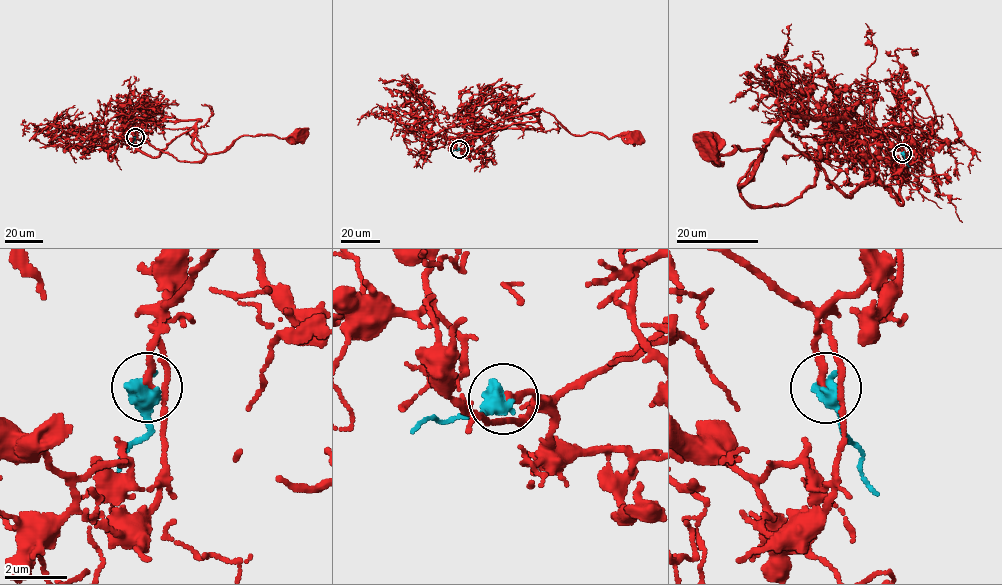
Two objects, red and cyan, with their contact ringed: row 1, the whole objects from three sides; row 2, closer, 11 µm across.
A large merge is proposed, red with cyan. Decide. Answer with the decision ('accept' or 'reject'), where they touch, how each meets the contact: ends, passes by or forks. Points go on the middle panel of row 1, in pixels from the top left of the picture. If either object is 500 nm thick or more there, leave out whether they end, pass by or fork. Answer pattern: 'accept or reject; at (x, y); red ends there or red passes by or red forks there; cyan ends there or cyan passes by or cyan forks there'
accept; at (459, 149)

